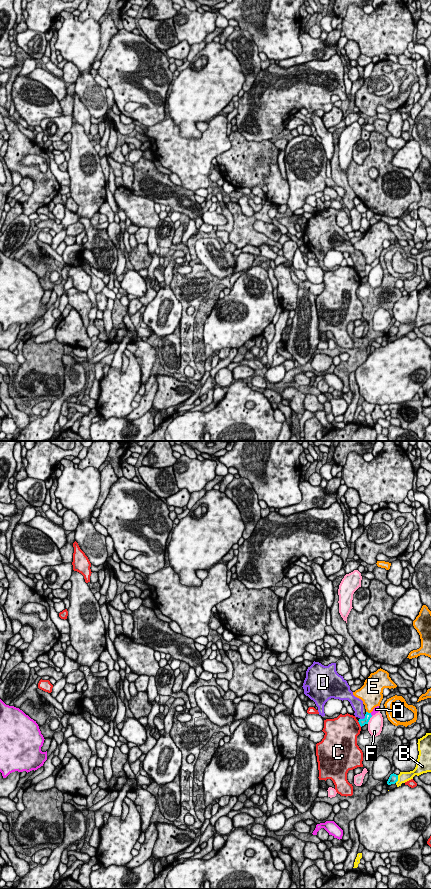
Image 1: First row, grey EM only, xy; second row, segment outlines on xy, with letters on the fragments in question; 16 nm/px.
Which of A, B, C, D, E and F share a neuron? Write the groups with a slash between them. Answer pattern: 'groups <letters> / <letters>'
groups A / B / C / D / E / F

